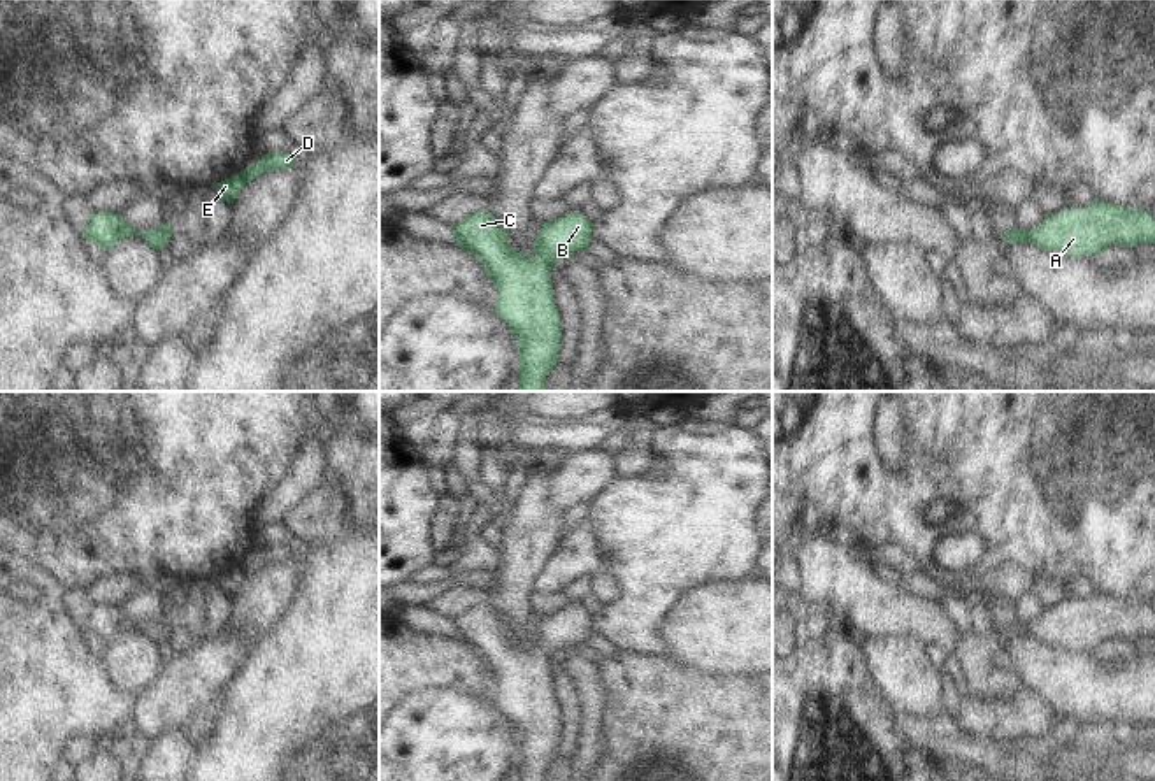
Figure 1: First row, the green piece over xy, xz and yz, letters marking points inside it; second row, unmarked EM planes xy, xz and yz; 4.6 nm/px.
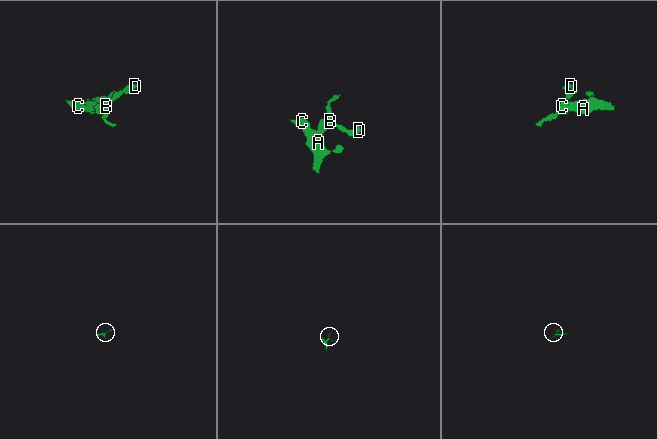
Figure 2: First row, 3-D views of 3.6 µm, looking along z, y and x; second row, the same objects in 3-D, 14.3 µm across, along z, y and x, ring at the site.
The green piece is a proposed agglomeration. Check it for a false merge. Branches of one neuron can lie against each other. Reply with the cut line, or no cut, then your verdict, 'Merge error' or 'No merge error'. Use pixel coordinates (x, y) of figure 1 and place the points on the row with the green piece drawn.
No split. No merge error.

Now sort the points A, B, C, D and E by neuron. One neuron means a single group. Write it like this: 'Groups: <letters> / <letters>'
Groups: A B C D E.

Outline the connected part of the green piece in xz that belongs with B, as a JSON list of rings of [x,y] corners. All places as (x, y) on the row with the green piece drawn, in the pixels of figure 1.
[[[477,211],[451,228],[456,246],[474,253],[495,284],[493,311],[518,340],[520,391],[544,391],[560,348],[560,314],[553,304],[549,265],[586,249],[592,221],[579,212],[546,221],[532,242],[532,256],[509,246],[509,235],[488,211]]]

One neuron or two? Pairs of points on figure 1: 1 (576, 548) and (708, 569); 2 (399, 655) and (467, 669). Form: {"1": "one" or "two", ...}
{"1": "two", "2": "one"}

